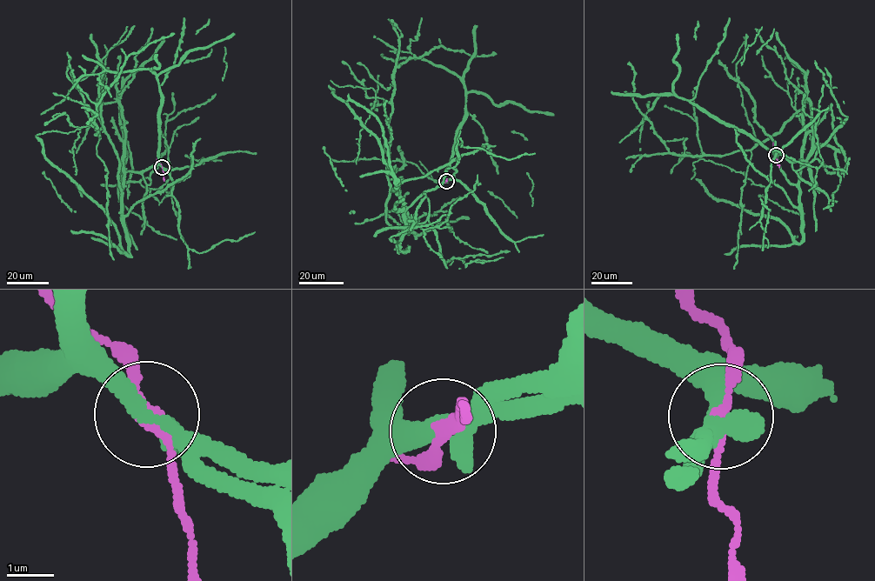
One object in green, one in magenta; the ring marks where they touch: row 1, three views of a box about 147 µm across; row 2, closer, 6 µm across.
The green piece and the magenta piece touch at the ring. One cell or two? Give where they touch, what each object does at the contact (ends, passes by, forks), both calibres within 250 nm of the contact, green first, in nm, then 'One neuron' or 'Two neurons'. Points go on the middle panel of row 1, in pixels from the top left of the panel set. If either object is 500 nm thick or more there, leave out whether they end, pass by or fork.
Place: (446, 181). At the ring green passes by. At the ring magenta passes by. Thickness 280 nm (green) against 240 nm. Two neurons

